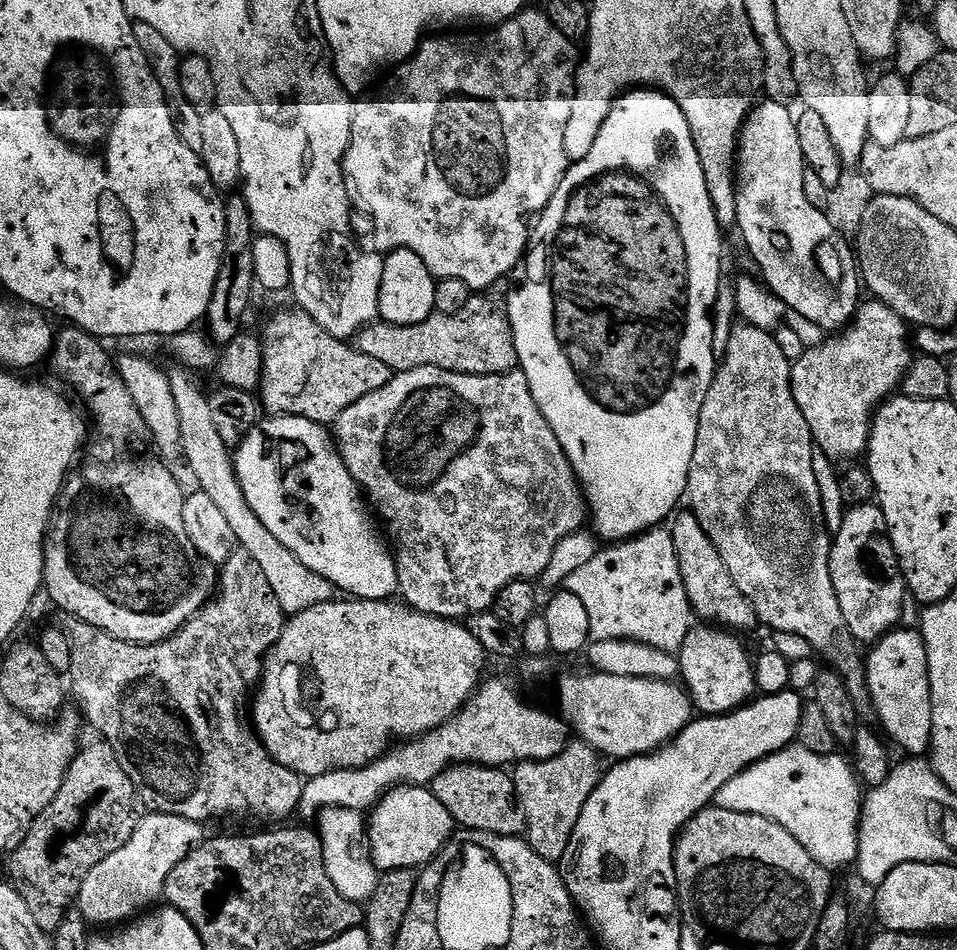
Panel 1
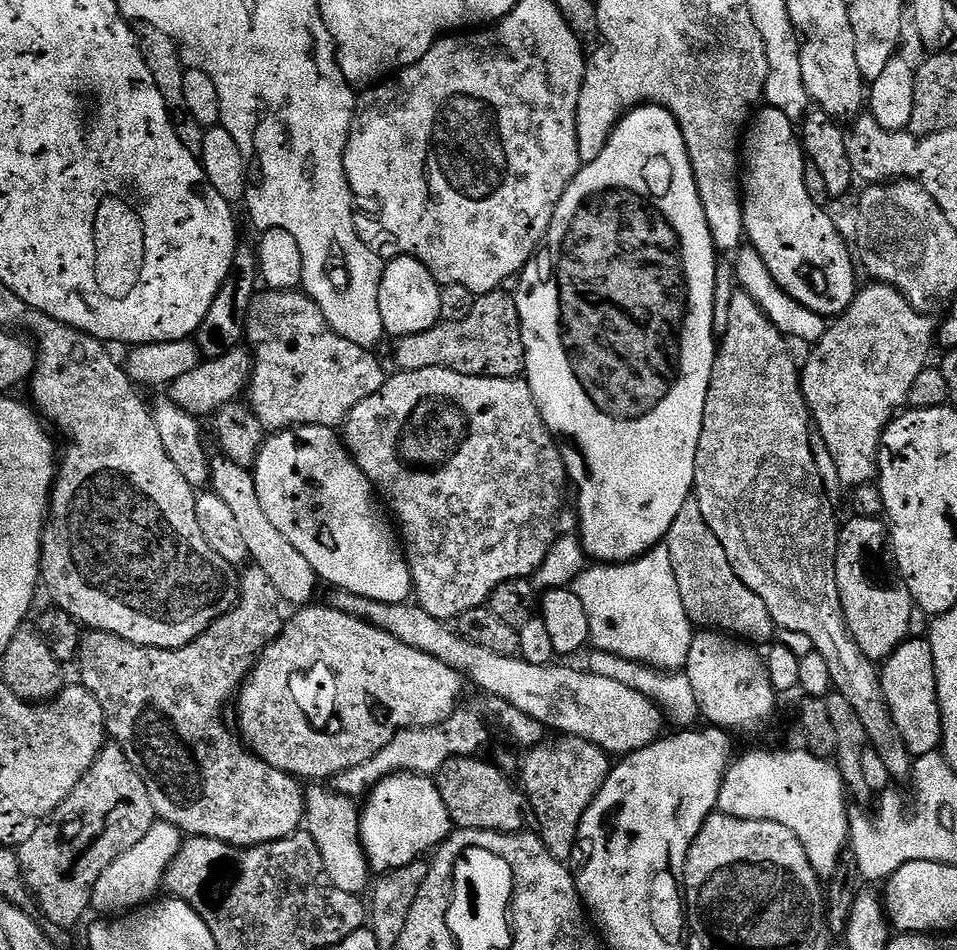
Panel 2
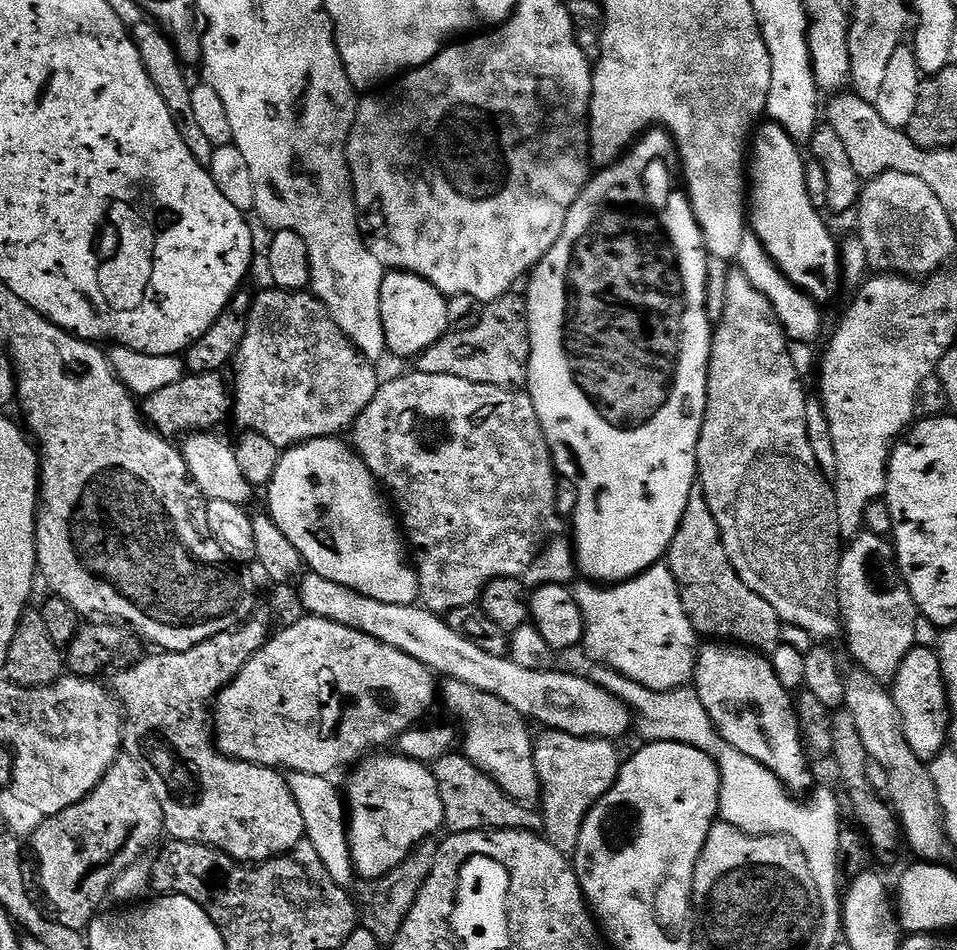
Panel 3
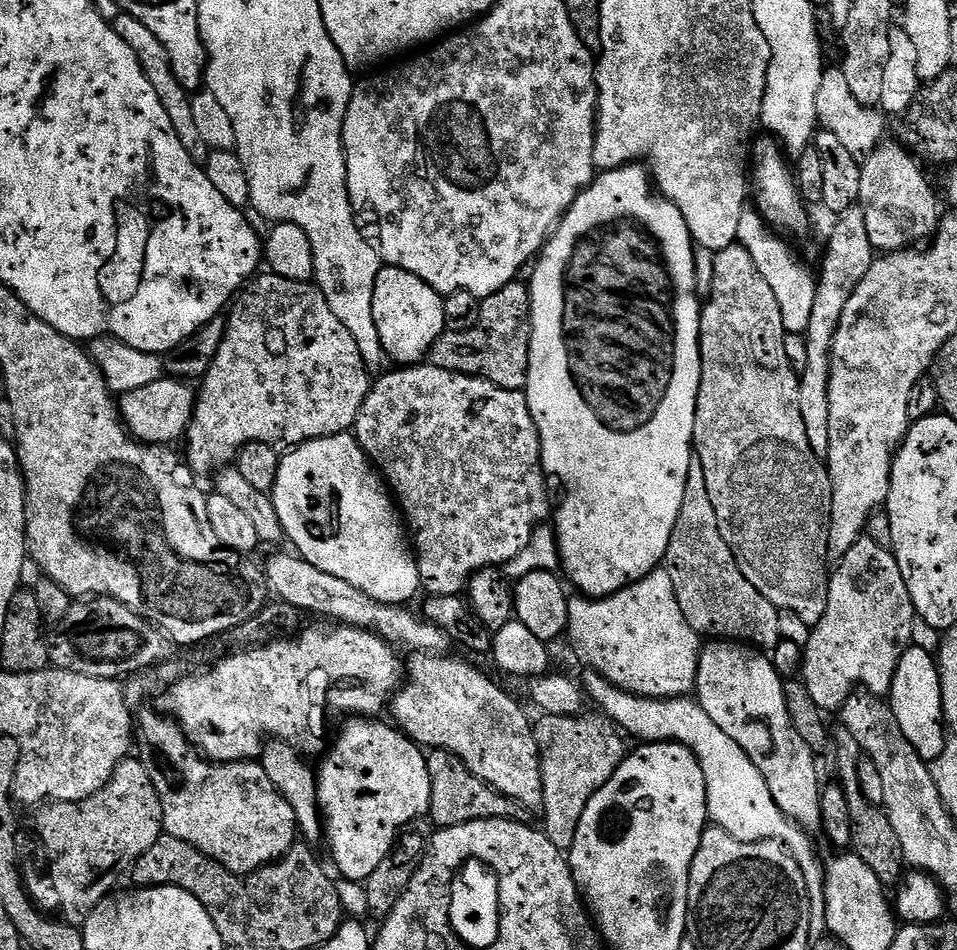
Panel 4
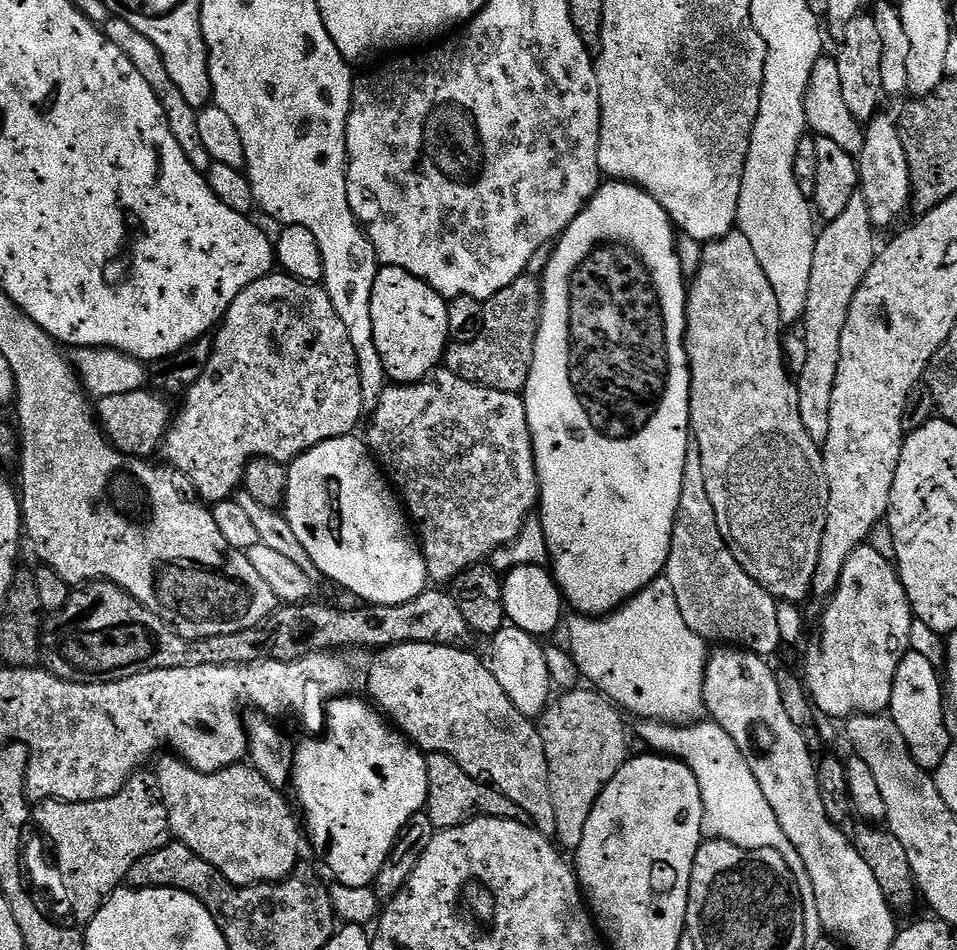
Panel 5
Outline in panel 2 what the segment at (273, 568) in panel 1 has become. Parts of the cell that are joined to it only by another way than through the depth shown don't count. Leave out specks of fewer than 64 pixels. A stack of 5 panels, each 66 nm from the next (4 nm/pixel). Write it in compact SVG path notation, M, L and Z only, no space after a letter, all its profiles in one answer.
M223 454L217 455L217 460L213 459L210 464L211 491L215 492L218 498L222 498L226 506L230 506L234 519L238 521L238 527L242 529L242 538L246 542L251 563L262 569L266 578L270 578L277 597L281 601L284 599L296 604L292 606L307 605L311 601L308 599L312 596L312 587L318 584L317 574L310 562L306 562L306 558L302 558L302 554L298 554L298 550L290 546L290 538L286 538L275 528L274 522L266 518L266 510L262 510L262 502L258 502L256 477L249 469L247 472L244 468L247 467L243 463L228 460Z

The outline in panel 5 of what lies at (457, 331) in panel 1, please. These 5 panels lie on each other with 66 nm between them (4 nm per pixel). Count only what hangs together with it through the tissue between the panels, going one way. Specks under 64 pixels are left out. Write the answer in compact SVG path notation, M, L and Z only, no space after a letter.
M532 274L519 276L513 284L483 301L484 325L481 332L468 343L449 343L444 353L443 367L458 378L479 384L482 388L523 393L532 369L543 301L541 281L537 277L535 280Z

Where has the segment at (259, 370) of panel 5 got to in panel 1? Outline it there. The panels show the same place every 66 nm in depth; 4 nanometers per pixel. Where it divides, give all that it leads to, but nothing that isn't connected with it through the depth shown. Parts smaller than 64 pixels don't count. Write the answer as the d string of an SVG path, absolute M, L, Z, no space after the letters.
M303 310L296 312L280 312L274 315L262 331L264 346L264 373L258 389L259 399L265 409L269 408L272 416L301 416L313 420L316 424L331 425L354 402L366 398L366 394L374 394L374 390L382 390L392 381L393 372L378 358L370 358L370 354L362 354L360 349L351 343L330 335L310 314Z

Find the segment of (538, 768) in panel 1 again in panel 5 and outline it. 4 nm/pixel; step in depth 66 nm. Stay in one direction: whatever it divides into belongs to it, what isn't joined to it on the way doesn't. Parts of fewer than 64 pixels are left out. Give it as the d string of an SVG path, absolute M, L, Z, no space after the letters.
M579 686L557 695L538 717L550 774L550 794L554 798L554 840L561 849L575 850L580 845L590 810L594 810L610 778L630 758L628 732L620 716L624 717L607 697L591 687Z

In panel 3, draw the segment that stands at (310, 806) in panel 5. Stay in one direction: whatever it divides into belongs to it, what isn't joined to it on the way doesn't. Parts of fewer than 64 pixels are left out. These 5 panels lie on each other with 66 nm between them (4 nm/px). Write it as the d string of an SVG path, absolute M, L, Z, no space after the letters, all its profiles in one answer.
M399 754L376 756L373 760L366 761L353 774L352 781L348 784L346 808L350 813L346 829L354 872L357 877L365 876L365 881L368 882L391 872L396 865L403 864L404 859L419 845L416 843L423 836L428 836L431 832L436 832L439 828L445 827L442 800L438 794L436 780L432 777L431 767Z

